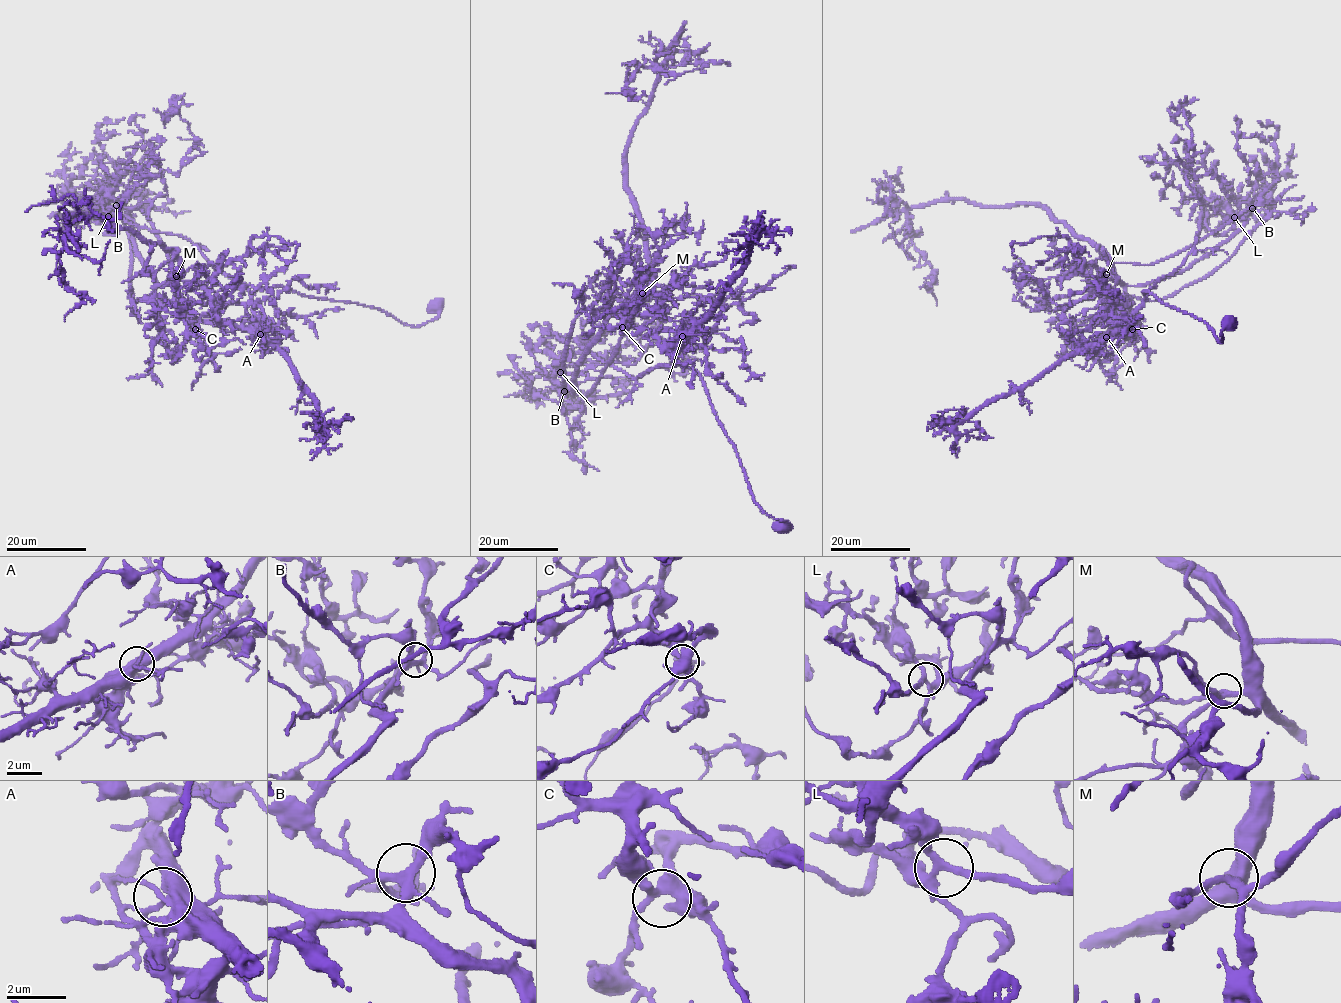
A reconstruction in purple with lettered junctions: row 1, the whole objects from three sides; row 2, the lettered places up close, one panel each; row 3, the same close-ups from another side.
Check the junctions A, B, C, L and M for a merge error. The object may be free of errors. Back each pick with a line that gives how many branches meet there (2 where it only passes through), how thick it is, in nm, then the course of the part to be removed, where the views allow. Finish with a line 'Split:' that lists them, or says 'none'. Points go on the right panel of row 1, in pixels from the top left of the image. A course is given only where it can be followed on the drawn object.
A: Branches: 4. Thickness 400 nm. Course of the part to remove: (1106, 336), (1129, 318), (1157, 281), (1179, 268), (1190, 253), (1201, 228), (1201, 205), (1207, 213), (1232, 214)
Split: A

